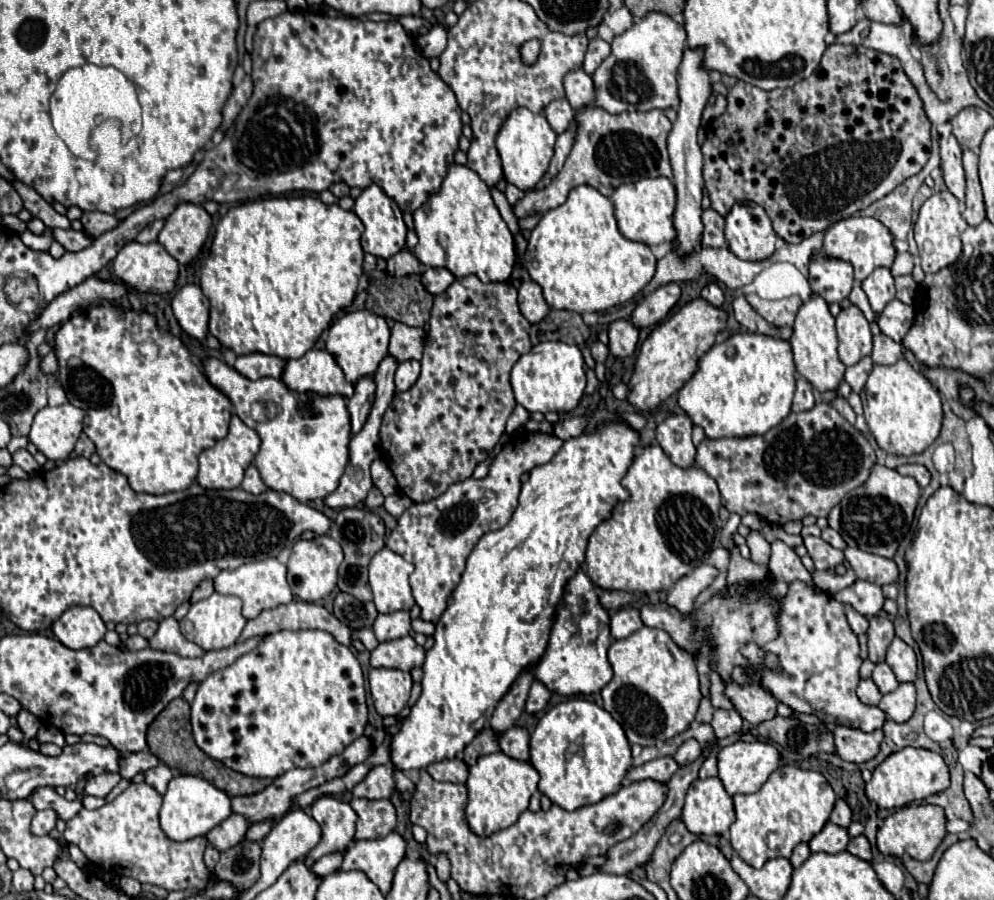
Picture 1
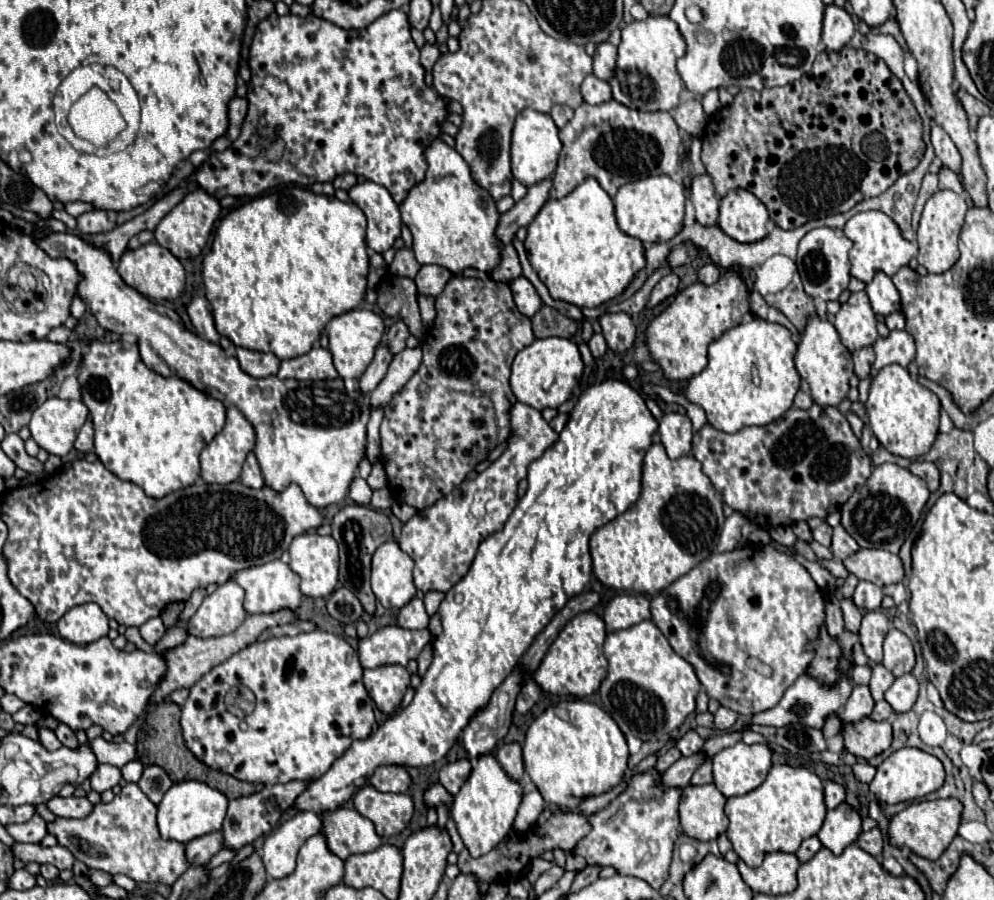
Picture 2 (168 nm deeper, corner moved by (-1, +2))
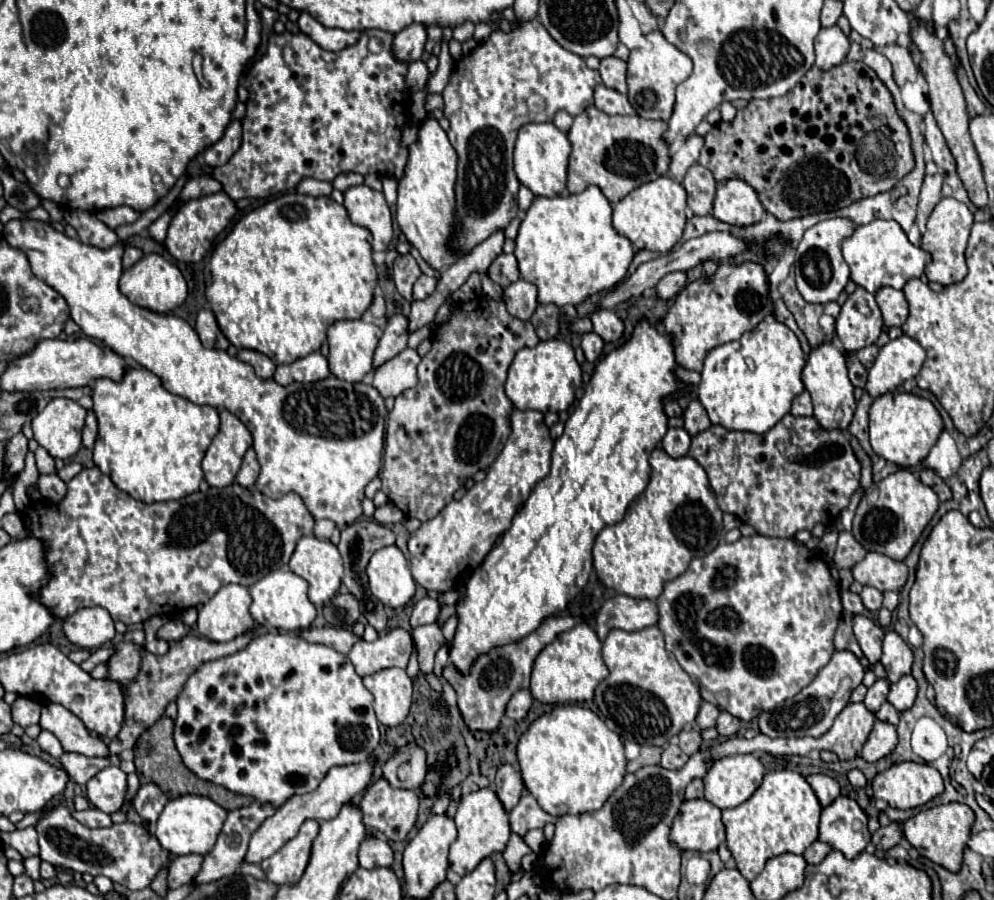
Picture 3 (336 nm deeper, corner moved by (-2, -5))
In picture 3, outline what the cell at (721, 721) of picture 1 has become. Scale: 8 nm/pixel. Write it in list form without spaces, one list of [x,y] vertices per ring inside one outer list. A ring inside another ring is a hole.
[[[721,712],[719,714],[719,718],[717,718],[717,732],[721,736],[725,736],[725,738],[735,736],[739,732],[739,728],[741,728],[741,720],[739,718],[731,716],[729,712]]]

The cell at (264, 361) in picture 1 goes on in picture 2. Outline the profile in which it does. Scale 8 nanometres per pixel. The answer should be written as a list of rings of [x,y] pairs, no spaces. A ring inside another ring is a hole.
[[[236,349],[236,359],[242,367],[252,377],[268,377],[276,375],[280,367],[280,359],[274,353],[260,353],[260,351],[250,351],[250,349]]]

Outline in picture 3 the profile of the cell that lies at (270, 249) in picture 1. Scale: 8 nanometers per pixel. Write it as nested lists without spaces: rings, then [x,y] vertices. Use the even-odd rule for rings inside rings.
[[[287,192],[277,196],[271,202],[265,202],[263,206],[251,210],[249,214],[245,214],[235,226],[233,230],[227,234],[227,238],[215,248],[209,264],[205,266],[205,298],[209,300],[215,318],[223,330],[223,334],[227,336],[227,340],[235,346],[235,348],[251,348],[257,350],[265,356],[269,356],[275,364],[291,364],[297,358],[303,358],[311,352],[317,352],[321,348],[321,344],[325,342],[327,336],[327,328],[337,322],[337,320],[357,320],[363,316],[363,312],[371,306],[373,302],[373,290],[377,286],[377,270],[375,264],[371,260],[371,232],[367,228],[361,228],[357,224],[353,224],[347,216],[347,210],[337,204],[331,196],[323,196],[323,198],[313,198],[307,194],[299,194],[299,192]]]

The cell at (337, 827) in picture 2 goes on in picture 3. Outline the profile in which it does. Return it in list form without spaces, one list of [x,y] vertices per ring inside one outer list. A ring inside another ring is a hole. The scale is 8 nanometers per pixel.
[[[371,834],[365,838],[365,842],[359,848],[359,864],[361,868],[367,868],[367,870],[373,870],[379,866],[389,868],[393,864],[393,850],[383,838]]]

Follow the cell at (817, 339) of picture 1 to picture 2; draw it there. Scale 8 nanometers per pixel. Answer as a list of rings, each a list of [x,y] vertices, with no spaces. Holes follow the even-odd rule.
[[[812,315],[800,335],[800,343],[794,355],[796,371],[802,379],[808,381],[812,397],[818,405],[838,405],[848,395],[848,381],[854,375],[852,371],[852,353],[842,345],[836,327],[828,319]]]

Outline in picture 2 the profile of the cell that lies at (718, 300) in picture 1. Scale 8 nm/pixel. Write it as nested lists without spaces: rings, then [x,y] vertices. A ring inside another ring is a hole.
[[[704,265],[700,271],[698,271],[698,279],[704,283],[704,285],[714,285],[718,283],[720,279],[720,269],[716,265]]]

